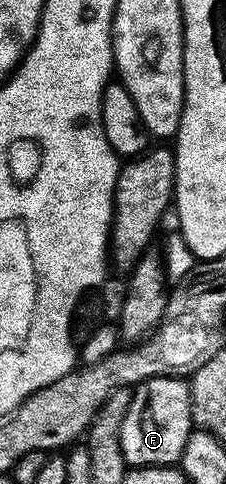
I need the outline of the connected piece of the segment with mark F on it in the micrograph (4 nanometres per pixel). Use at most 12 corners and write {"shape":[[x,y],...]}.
{"shape":[[188,382],[136,384],[123,417],[129,467],[180,460],[195,424]]}

